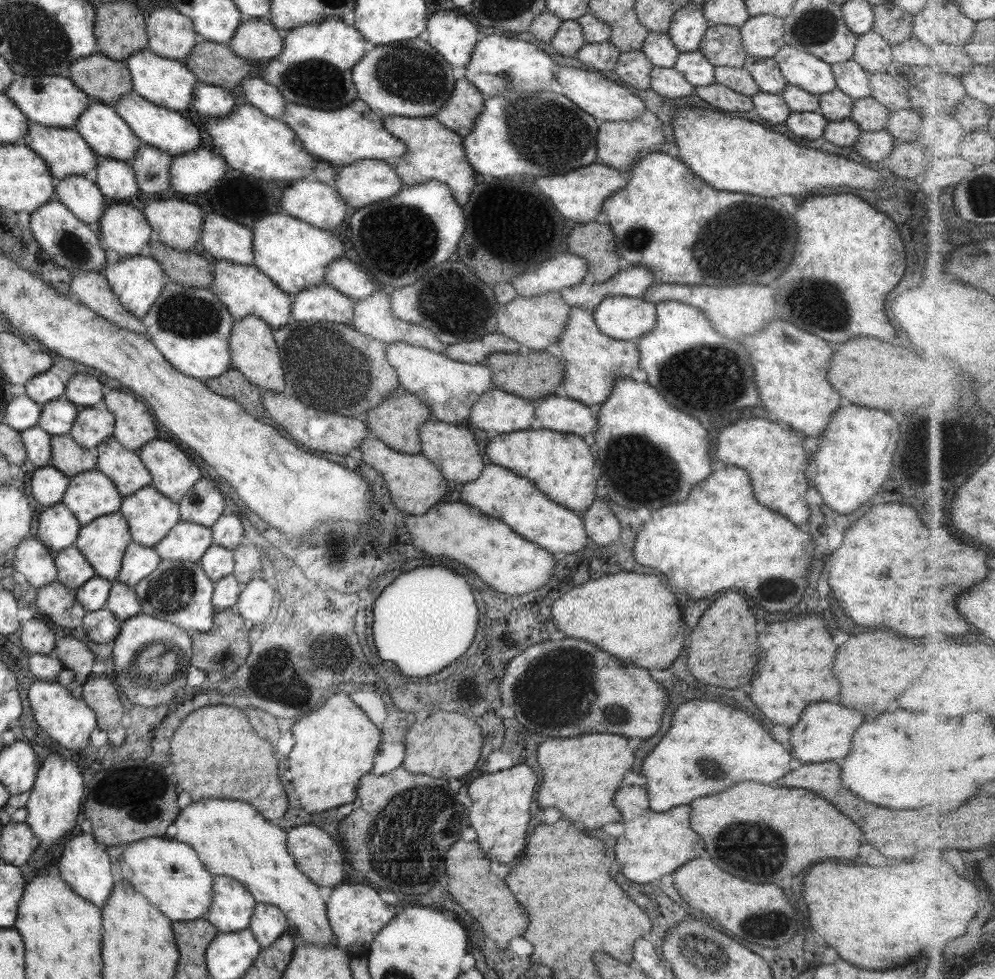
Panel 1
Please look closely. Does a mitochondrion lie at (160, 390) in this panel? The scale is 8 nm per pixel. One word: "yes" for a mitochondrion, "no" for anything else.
no

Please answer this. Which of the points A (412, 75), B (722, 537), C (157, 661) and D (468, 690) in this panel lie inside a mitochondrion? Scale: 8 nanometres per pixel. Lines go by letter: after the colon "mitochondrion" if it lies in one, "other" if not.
A: mitochondrion
B: other
C: mitochondrion
D: other

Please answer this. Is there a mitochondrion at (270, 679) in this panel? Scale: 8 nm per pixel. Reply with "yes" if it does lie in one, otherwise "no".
yes

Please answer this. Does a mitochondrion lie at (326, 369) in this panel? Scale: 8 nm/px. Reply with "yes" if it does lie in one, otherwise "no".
yes

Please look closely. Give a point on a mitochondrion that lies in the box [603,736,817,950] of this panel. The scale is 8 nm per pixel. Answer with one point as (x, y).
(760, 851)

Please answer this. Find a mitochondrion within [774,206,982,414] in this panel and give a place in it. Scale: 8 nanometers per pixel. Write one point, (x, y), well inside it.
(825, 309)

